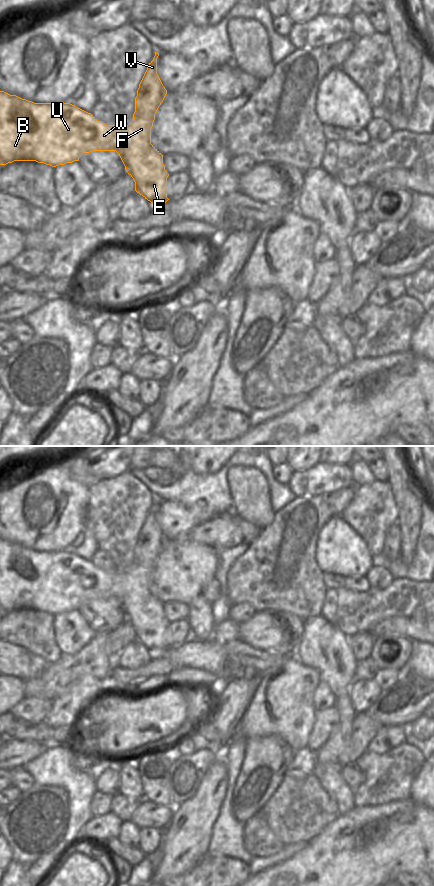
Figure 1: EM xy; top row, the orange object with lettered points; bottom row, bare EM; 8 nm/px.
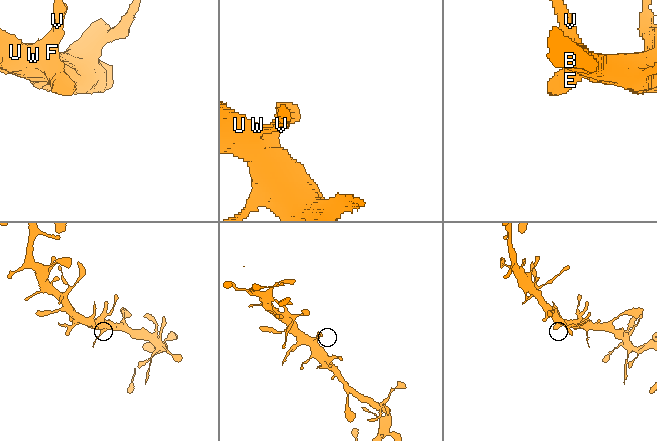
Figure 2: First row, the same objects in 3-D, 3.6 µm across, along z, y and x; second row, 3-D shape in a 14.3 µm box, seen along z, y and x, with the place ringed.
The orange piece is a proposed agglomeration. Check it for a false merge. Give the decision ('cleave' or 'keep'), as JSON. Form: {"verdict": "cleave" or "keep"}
{"verdict": "keep"}

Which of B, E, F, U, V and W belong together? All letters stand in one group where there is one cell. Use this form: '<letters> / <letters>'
B E F U V W

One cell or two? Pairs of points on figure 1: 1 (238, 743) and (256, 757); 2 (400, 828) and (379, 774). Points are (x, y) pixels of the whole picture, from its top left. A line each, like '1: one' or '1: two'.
1: two
2: two

